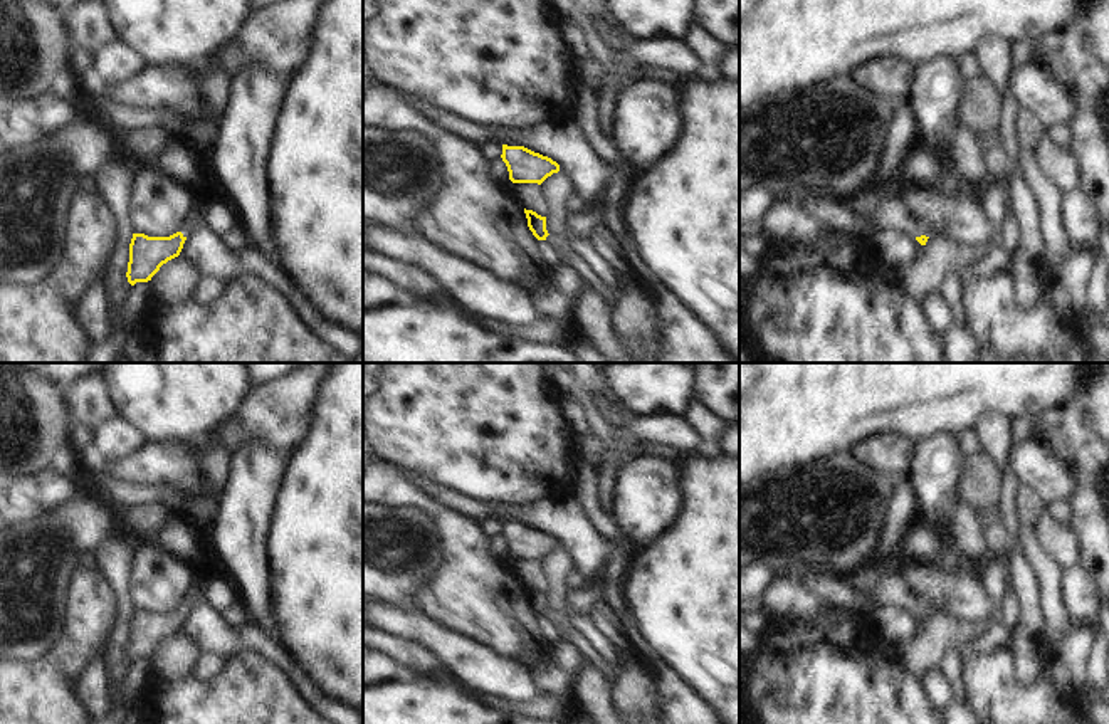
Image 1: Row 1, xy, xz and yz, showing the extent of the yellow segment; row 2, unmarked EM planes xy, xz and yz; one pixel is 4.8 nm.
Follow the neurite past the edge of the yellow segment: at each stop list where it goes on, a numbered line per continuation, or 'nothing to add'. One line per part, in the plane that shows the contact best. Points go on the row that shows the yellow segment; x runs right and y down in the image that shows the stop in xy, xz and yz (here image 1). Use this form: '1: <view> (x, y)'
1: xy (194, 220)

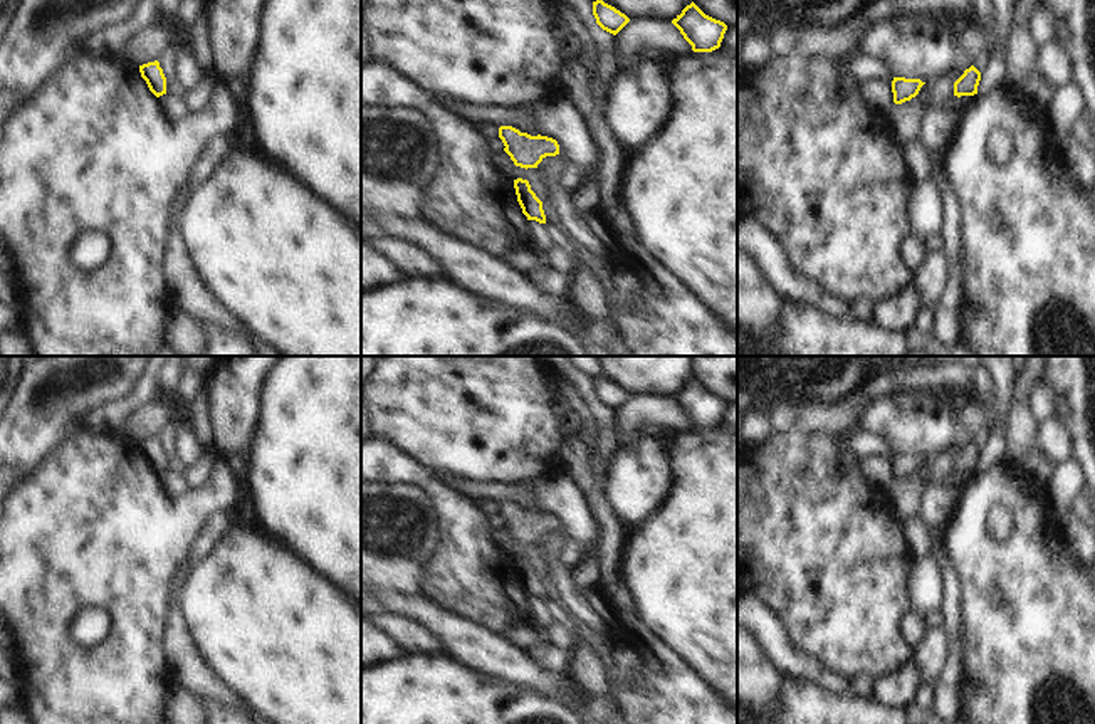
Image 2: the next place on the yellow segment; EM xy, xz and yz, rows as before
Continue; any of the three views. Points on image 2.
nothing to add

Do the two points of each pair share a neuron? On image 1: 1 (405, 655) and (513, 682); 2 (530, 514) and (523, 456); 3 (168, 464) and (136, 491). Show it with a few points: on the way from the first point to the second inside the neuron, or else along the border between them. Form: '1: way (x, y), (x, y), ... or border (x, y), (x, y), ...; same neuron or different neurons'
1: border (409, 639), (422, 644), (442, 667); different neurons
2: border (553, 496), (501, 506); different neurons
3: border (105, 476), (170, 487), (180, 499); different neurons

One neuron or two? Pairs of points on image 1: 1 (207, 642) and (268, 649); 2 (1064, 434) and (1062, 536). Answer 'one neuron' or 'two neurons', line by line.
1: one neuron
2: two neurons

